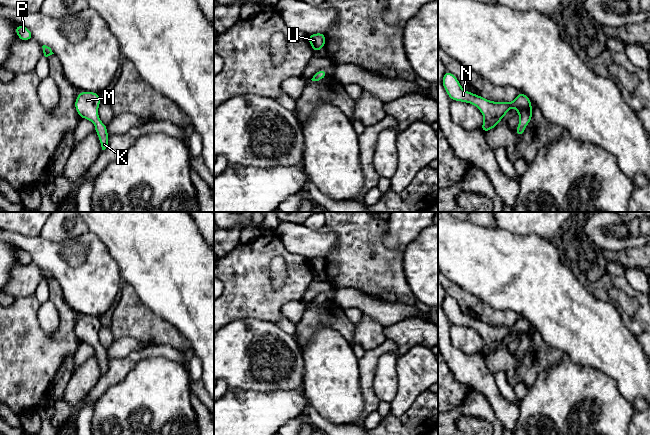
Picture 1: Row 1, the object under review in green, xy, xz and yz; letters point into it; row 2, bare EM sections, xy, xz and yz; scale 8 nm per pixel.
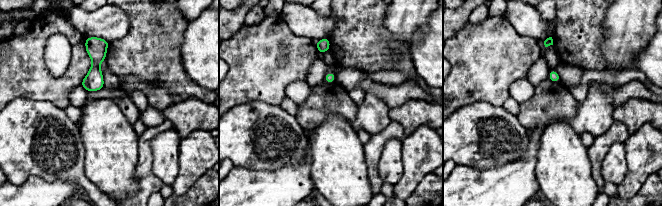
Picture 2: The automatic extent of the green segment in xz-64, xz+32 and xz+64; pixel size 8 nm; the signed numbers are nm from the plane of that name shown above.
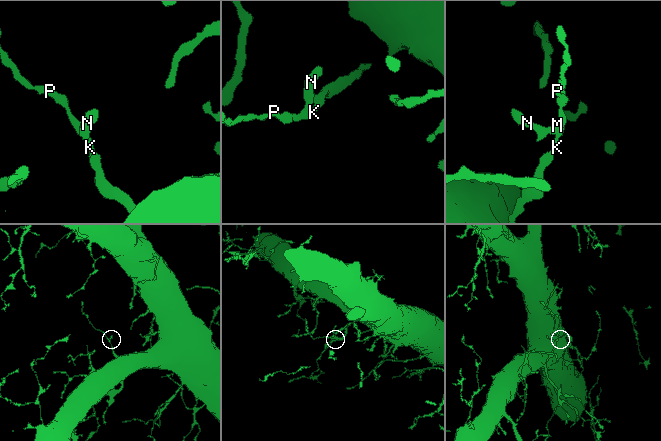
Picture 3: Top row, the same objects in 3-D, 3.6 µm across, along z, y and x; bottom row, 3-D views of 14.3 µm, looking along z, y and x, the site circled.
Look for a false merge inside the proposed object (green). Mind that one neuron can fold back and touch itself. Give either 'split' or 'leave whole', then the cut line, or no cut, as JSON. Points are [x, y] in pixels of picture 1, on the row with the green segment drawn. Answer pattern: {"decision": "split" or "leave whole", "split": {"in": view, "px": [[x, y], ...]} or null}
{"decision": "leave whole", "split": null}

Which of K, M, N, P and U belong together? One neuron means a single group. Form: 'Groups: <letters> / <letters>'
Groups: K M N P U

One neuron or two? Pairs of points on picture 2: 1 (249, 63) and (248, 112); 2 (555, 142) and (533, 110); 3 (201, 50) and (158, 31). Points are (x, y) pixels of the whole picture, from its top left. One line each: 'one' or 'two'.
1: two
2: two
3: two

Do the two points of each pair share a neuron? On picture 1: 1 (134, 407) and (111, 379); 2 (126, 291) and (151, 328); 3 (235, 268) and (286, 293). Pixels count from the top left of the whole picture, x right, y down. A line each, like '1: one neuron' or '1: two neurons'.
1: two neurons
2: one neuron
3: one neuron

